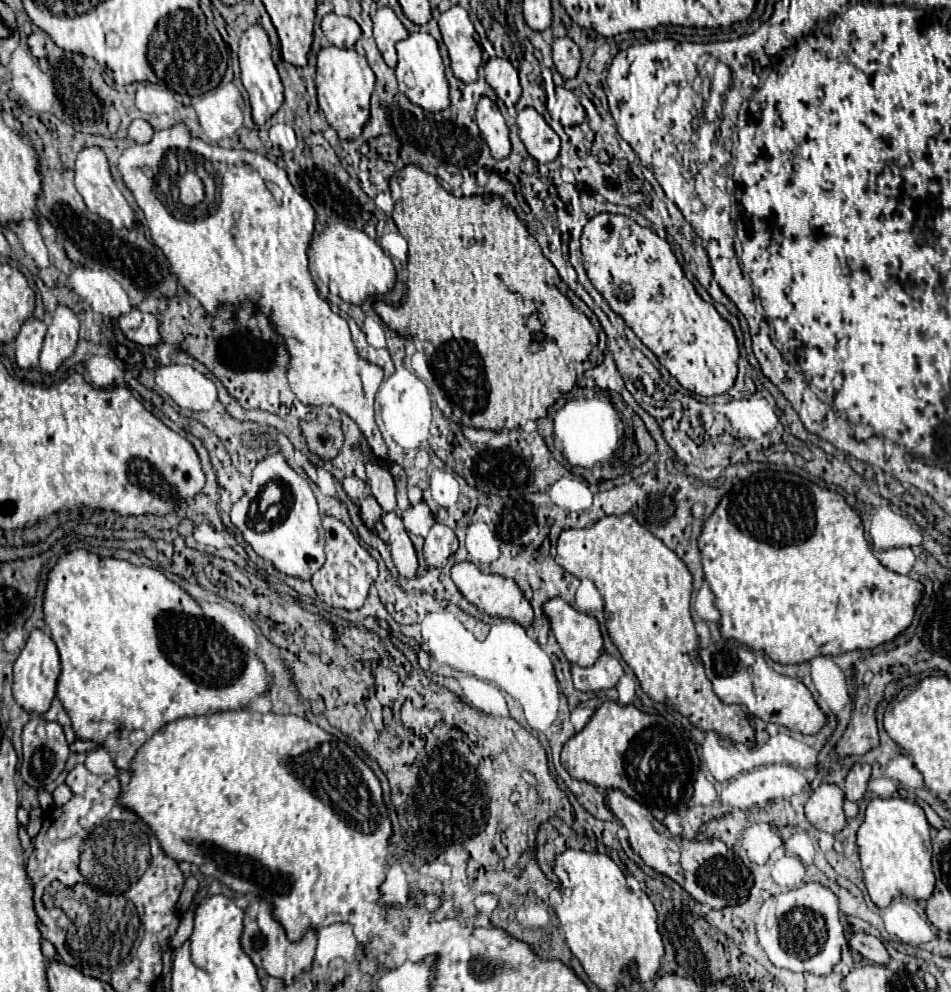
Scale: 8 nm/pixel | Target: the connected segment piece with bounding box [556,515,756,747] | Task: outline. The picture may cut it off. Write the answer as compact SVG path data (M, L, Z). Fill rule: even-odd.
M610 515L602 517L590 527L562 531L558 539L556 561L570 575L594 581L594 585L604 597L604 613L610 639L618 647L622 659L632 667L642 691L650 699L658 703L670 703L700 731L714 731L748 747L756 745L754 727L748 715L742 711L740 705L722 703L712 691L712 683L704 673L704 663L700 663L698 655L698 633L690 617L692 575L672 549L668 549L658 537L654 537L646 527L642 527L632 515Z

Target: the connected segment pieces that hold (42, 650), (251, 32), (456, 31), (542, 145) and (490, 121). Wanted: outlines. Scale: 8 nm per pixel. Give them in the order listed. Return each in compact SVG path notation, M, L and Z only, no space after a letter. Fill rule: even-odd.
M34 629L30 633L24 649L20 651L18 659L14 661L14 689L12 691L14 691L14 699L18 701L18 705L22 705L32 715L46 713L56 695L60 671L62 671L60 657L58 657L58 649L56 649L52 637L46 635L42 629Z
M254 25L242 35L238 59L240 59L240 69L242 69L242 83L250 95L252 119L256 125L264 125L280 109L280 105L284 101L284 87L282 87L280 75L272 61L272 47L270 47L268 35L262 27Z
M452 5L440 15L438 25L450 53L450 65L454 75L464 83L476 81L482 63L482 47L474 39L476 31L468 17L468 11L460 5Z
M534 107L522 109L516 121L522 143L538 163L550 163L558 157L560 137Z
M482 97L476 107L476 123L486 139L492 157L504 159L510 155L510 139L508 139L508 125L496 107L496 103L488 97Z

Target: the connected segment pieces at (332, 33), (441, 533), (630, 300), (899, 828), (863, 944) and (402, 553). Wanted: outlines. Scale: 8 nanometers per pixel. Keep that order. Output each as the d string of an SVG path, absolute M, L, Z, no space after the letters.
M328 13L322 19L322 31L324 31L328 43L334 47L340 47L340 49L354 47L354 43L362 35L362 29L354 19L338 17L336 13Z
M434 523L424 543L424 557L428 567L444 567L448 557L456 551L458 551L458 539L454 531L442 523Z
M600 213L592 217L582 231L582 257L588 279L608 301L610 309L626 321L626 325L658 357L660 365L664 365L670 375L682 383L682 387L702 397L720 395L732 387L736 379L736 361L740 355L732 325L720 317L714 305L706 303L696 293L694 285L686 279L680 263L676 261L668 241L660 239L652 229L640 227L630 217Z
M872 799L866 809L864 823L858 829L858 853L862 861L864 883L870 899L880 907L888 907L898 895L928 901L934 891L930 823L918 803L906 799Z
M854 933L850 939L850 947L856 949L864 959L868 959L870 963L878 963L878 965L888 965L890 955L884 947L884 943L872 935L866 933Z
M386 513L382 517L382 523L390 533L388 547L392 551L392 561L396 565L398 573L406 579L416 577L418 557L416 557L416 551L414 551L414 545L410 541L410 537L408 537L404 525L402 525L402 517L396 515L396 513Z

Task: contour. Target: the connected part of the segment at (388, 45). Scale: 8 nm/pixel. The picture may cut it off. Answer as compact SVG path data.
M380 7L374 15L374 39L388 67L396 67L396 43L406 39L408 31L390 7Z

